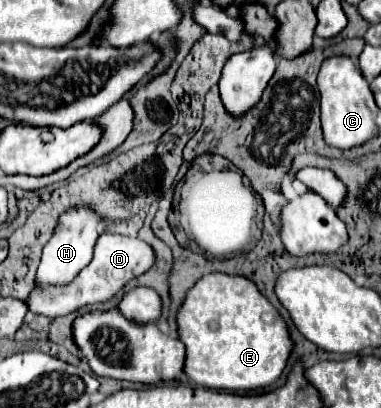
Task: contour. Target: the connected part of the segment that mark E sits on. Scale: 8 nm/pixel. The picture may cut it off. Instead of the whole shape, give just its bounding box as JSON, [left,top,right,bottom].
[178,272,292,392]

